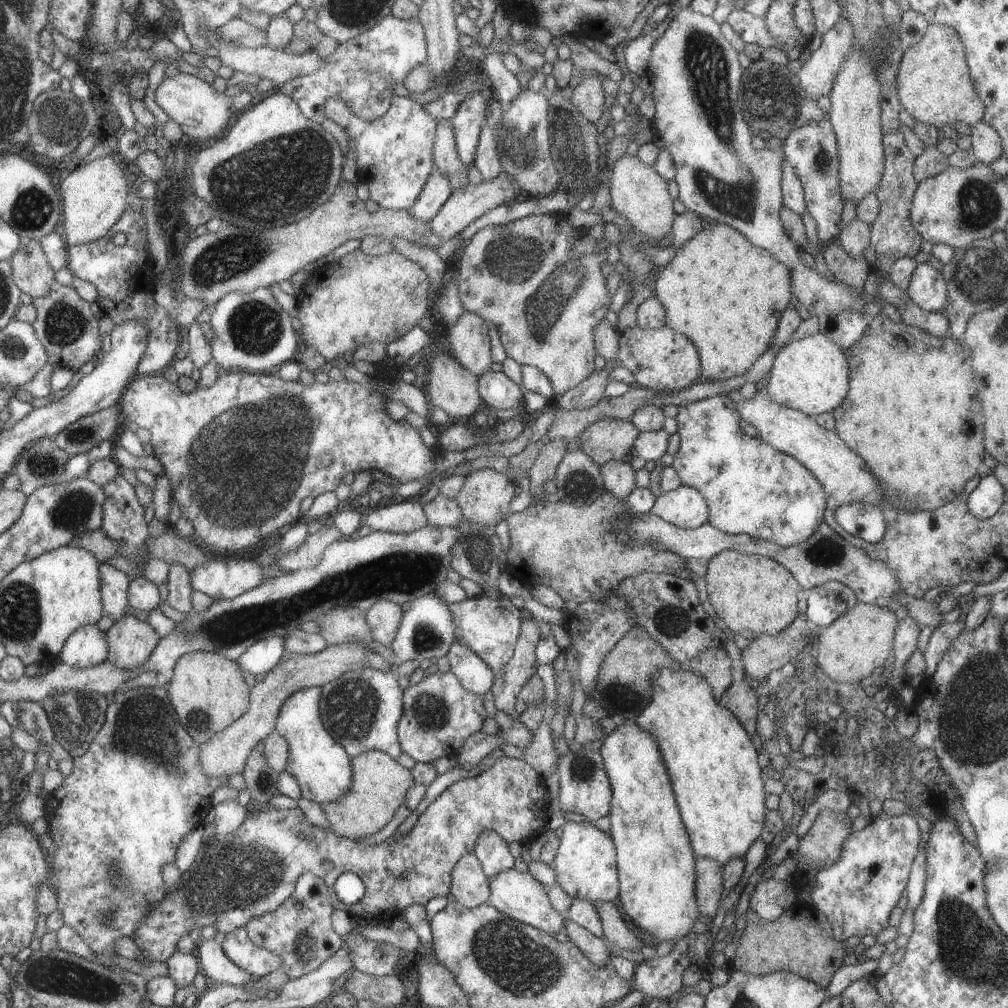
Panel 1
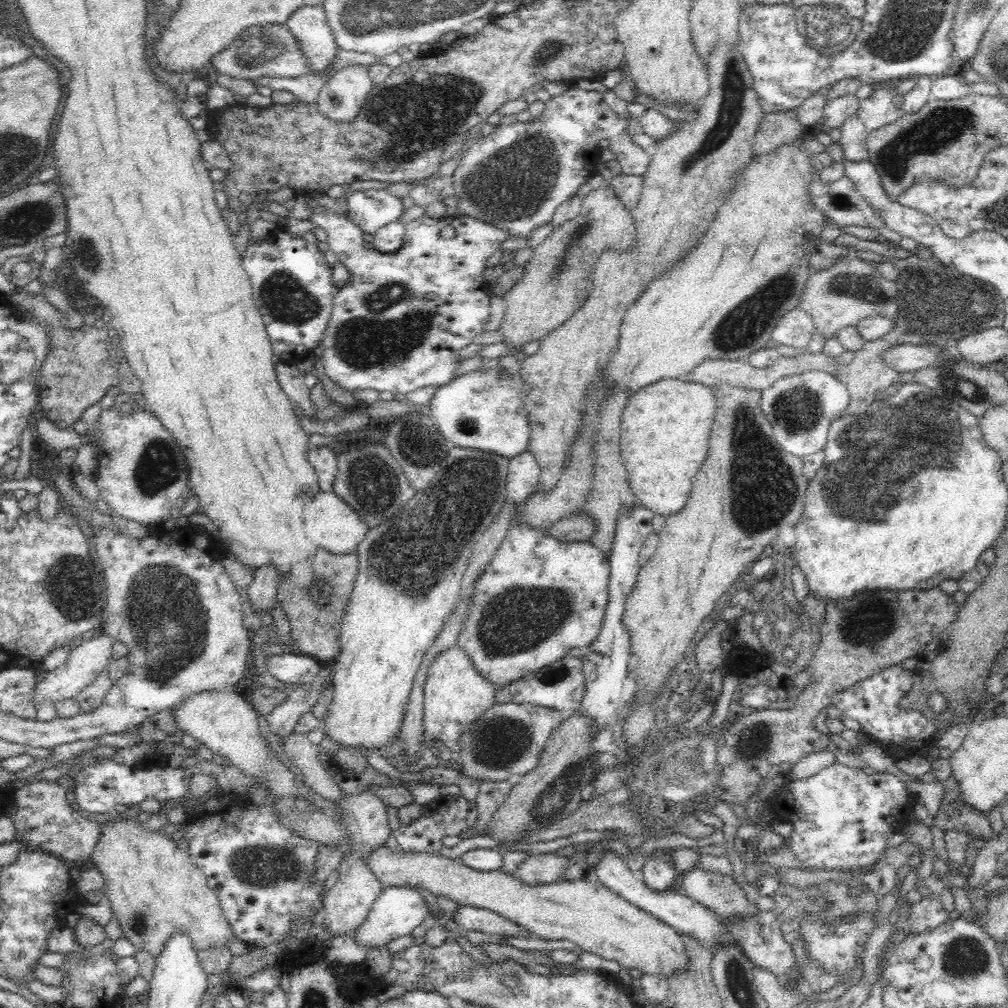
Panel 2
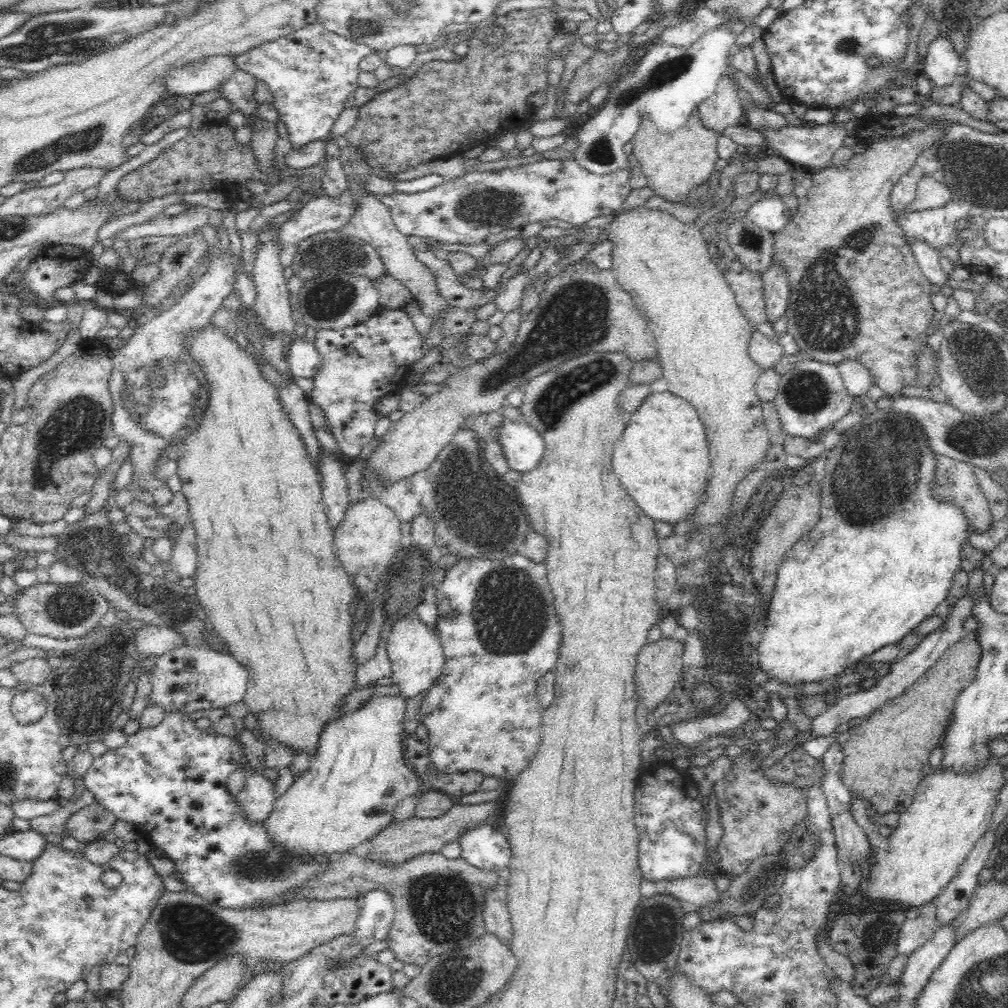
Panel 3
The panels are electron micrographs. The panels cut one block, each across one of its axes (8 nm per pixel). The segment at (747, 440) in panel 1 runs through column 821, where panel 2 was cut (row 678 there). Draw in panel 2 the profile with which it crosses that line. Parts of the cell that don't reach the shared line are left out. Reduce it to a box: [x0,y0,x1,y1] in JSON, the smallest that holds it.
[458,524,611,684]

